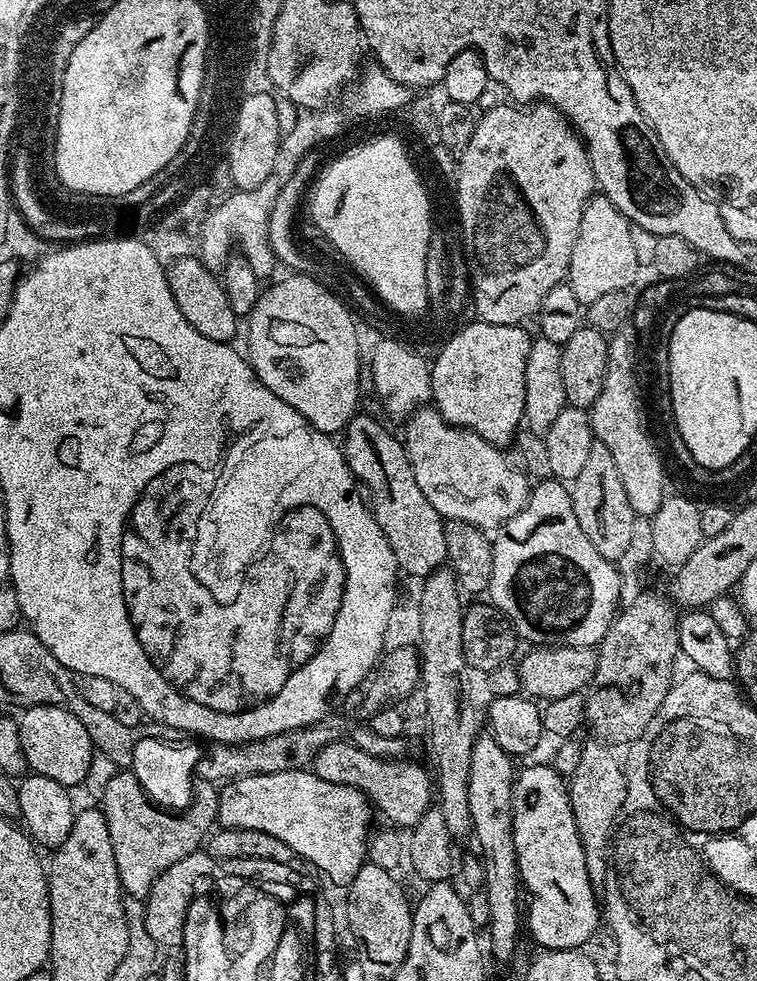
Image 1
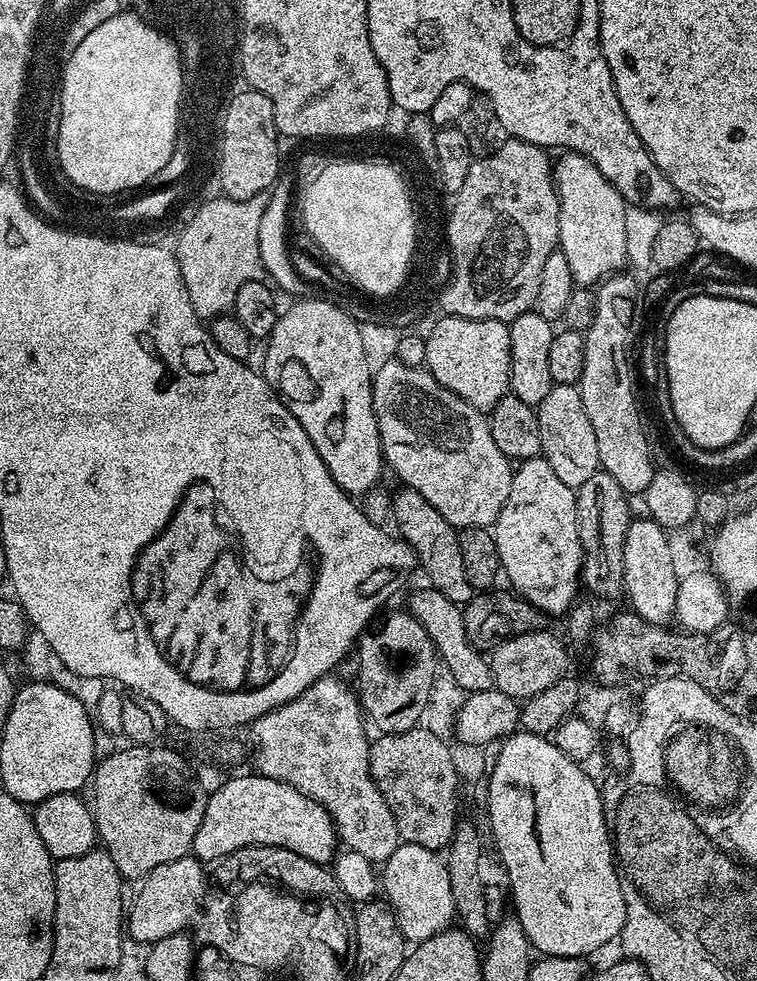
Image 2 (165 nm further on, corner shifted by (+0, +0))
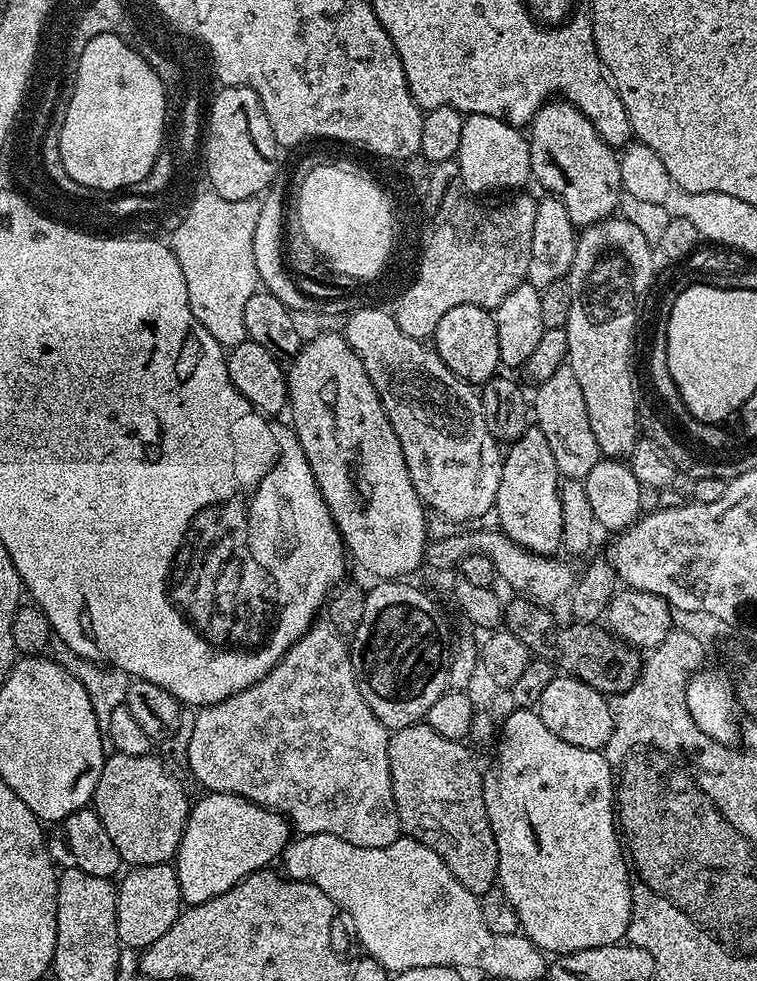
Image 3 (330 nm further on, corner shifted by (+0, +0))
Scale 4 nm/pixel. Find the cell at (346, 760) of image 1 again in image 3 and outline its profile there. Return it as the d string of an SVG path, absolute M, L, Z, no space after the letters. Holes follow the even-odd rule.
M421 722L405 728L395 729L388 738L388 761L390 762L390 778L394 790L394 802L398 810L398 818L403 835L412 840L422 842L422 846L430 846L446 866L450 866L450 874L466 886L479 898L497 887L498 881L498 846L494 842L492 827L486 814L486 798L484 797L484 777L482 768L476 765L467 743L442 738L442 734L434 734L434 730Z

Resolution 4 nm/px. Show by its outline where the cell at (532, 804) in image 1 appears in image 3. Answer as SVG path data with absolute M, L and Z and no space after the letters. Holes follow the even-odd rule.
M516 708L498 728L496 757L492 765L486 768L484 777L484 797L486 798L486 814L494 834L494 842L498 846L498 886L510 902L514 914L518 914L520 932L527 936L535 948L545 954L563 954L565 952L581 952L598 946L610 946L621 943L627 937L630 918L632 917L632 881L630 864L618 835L618 820L614 815L614 781L612 767L608 765L607 755L603 751L582 750L582 746L570 746L570 742L562 742L558 734L554 734L542 722L539 711L531 708Z

